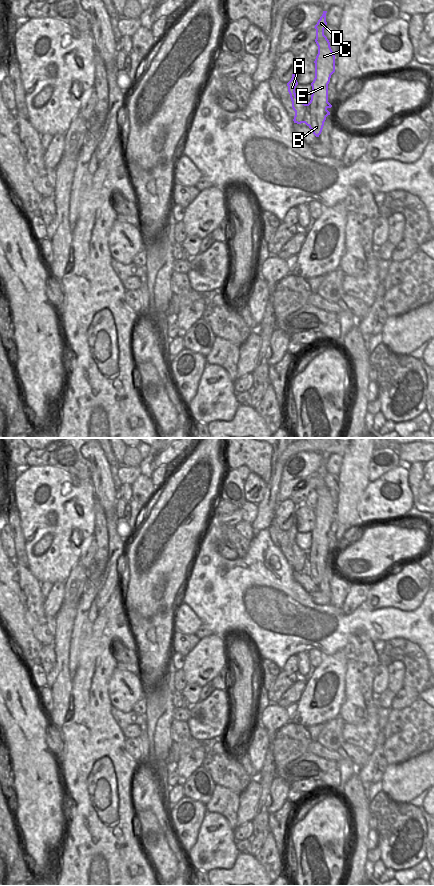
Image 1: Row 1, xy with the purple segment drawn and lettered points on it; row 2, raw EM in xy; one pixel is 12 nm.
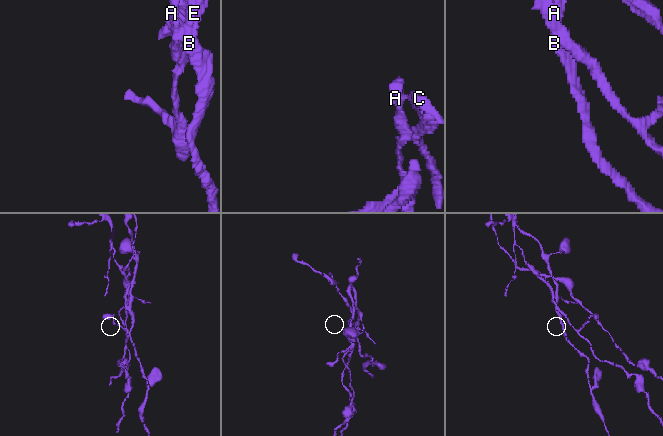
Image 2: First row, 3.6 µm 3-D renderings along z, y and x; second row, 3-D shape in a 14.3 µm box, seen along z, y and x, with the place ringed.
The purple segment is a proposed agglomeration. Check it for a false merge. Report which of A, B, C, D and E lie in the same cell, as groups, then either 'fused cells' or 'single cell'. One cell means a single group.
groups A / B C D E; fused cells

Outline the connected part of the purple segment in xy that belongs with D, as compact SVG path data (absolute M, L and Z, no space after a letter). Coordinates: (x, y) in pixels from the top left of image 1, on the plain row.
M323 459L322 464L315 473L318 502L315 511L315 526L311 531L312 543L308 553L307 574L311 577L316 585L322 580L326 565L330 563L327 558L332 553L328 550L328 532L331 523L335 520L335 503L330 495L330 490L324 483L324 477L327 473L326 461Z

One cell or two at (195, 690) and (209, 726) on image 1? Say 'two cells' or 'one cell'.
two cells

